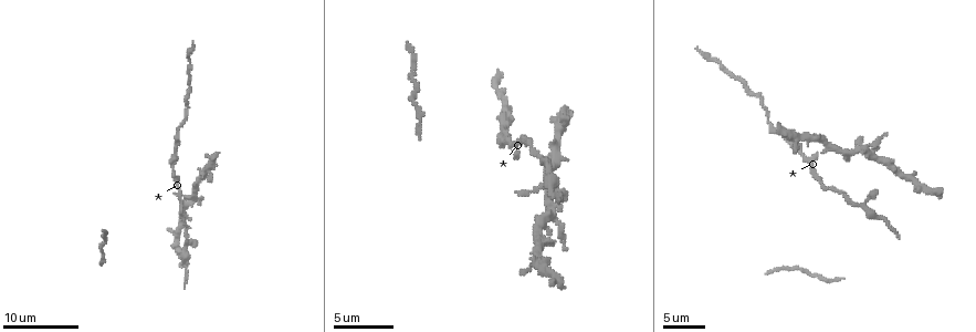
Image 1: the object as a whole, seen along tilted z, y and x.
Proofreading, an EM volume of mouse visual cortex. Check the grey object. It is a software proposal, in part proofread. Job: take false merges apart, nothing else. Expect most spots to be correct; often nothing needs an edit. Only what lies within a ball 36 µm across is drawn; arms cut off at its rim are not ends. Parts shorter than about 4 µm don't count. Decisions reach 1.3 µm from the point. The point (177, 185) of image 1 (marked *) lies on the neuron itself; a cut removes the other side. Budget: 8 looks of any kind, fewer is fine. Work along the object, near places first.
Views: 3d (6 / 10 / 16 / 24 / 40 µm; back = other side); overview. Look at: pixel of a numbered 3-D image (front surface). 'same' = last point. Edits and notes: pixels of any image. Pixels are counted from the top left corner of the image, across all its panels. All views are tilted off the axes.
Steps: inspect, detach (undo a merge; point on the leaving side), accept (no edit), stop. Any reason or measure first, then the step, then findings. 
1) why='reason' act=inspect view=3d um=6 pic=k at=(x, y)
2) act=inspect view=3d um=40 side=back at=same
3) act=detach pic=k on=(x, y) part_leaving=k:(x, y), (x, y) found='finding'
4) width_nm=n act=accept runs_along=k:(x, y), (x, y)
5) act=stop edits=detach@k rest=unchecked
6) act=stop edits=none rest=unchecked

why='branch point' act=inspect view=3d um=10 pic=1 at=(198, 181)

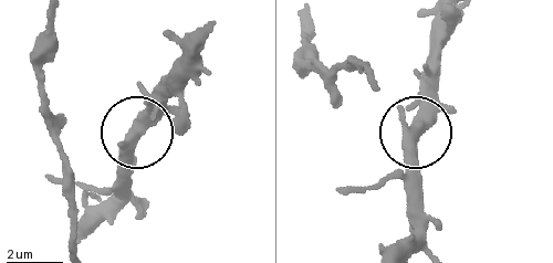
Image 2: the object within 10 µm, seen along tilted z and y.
why='other side' act=inspect view=3d um=10 side=back pic=2 at=(137, 133)

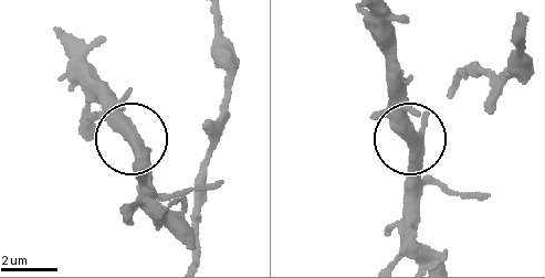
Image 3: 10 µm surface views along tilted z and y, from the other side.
arms=3 act=accept found='all the same neuron'

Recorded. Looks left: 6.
why='sudden change in width' act=inspect view=3d um=10 pic=1 at=(188, 90)

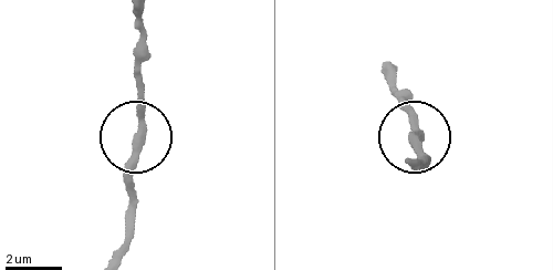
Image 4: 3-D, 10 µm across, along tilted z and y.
width_nm=290 act=accept found='all the same neuron'

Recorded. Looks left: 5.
why='four-way junction' act=inspect view=3d um=10 pic=1 at=(550, 215)

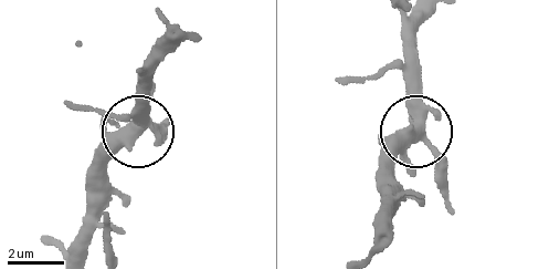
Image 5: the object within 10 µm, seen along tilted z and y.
width_nm=380 act=accept found='one neuron here'

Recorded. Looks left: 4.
why='three-way junction' act=inspect view=3d um=10 pic=1 at=(864, 205)

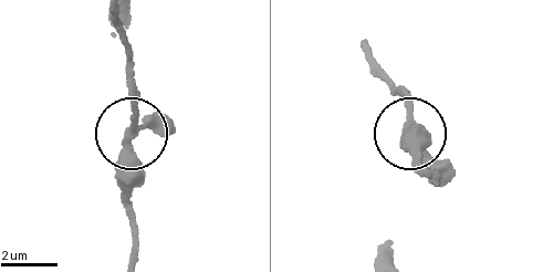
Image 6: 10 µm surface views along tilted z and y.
arms=3 act=accept found='continuous, no second neuron'

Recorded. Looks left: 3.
act=stop edits=none rest=unchecked

